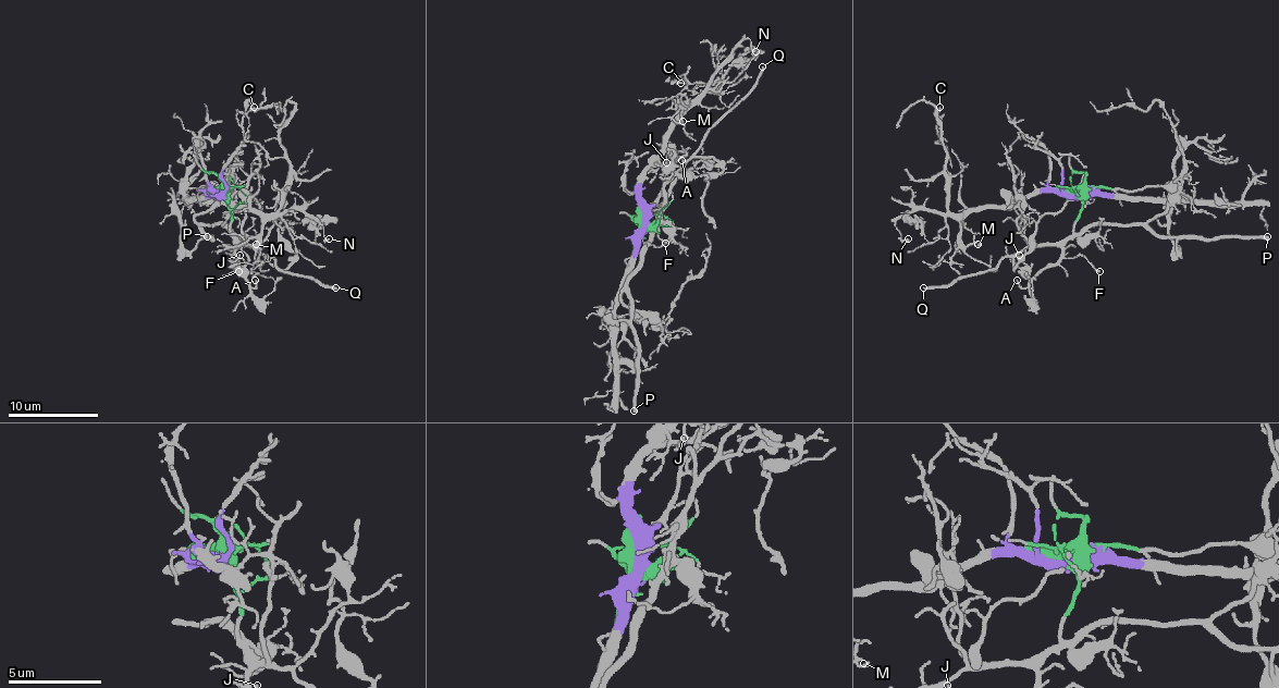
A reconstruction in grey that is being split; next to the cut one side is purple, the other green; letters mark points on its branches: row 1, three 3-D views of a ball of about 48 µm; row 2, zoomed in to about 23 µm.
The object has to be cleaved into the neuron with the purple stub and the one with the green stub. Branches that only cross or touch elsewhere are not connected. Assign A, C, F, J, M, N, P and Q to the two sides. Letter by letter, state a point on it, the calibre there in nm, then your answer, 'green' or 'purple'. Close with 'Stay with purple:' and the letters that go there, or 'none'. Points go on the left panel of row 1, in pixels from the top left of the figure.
A: place (255, 280); calibre 120 nm; green
C: place (254, 107); calibre 120 nm; purple
F: place (238, 271); calibre 140 nm; green
J: place (240, 255); calibre 60 nm; green
M: place (256, 244); calibre 160 nm; purple
N: place (329, 238); calibre 150 nm; purple
P: place (207, 236); calibre 320 nm; green
Q: place (335, 287); calibre 180 nm; green
Stay with purple: C, M, N

